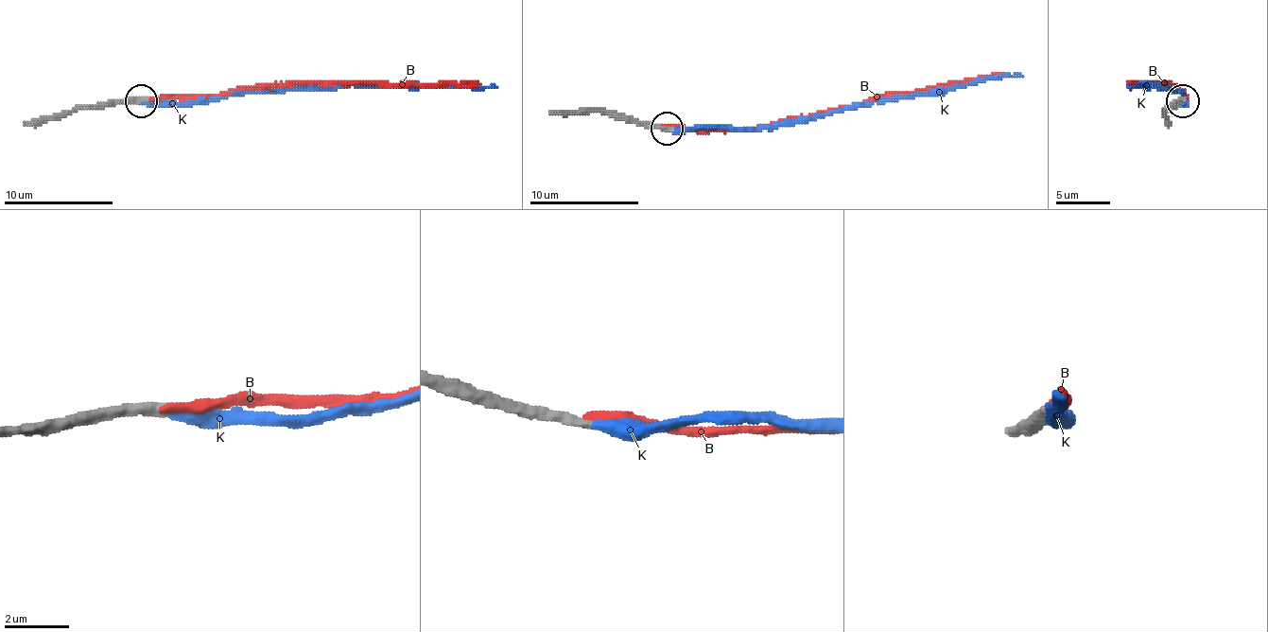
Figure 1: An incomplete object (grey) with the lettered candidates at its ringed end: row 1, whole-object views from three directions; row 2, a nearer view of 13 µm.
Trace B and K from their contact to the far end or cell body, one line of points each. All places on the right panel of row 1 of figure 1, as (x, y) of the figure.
B: (1182, 100), (1185, 97), (1179, 89), (1152, 84), (1130, 84)
K: (1182, 100), (1179, 92), (1155, 84), (1130, 86)

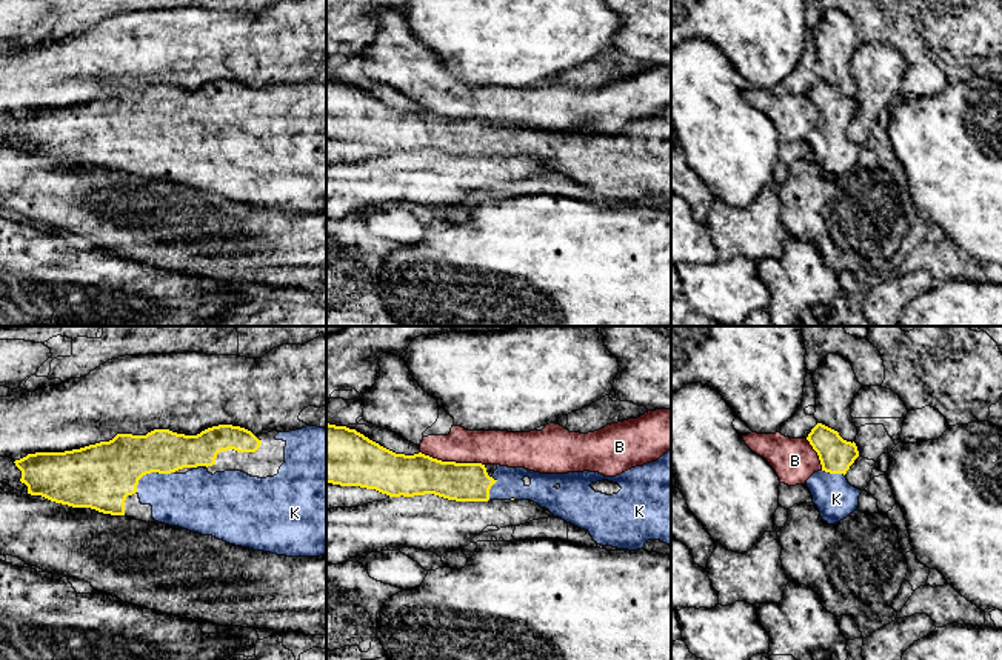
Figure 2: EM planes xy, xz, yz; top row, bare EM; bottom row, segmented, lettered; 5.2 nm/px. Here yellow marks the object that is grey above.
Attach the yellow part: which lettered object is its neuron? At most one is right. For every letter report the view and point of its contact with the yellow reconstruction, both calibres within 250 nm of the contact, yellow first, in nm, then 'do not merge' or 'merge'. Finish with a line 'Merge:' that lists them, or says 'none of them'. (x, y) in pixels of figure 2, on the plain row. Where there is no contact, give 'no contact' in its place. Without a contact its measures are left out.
B: xz (453, 117) | 220/180 nm | do not merge
K: xy (151, 126) | 340/280 nm | merge
Merge: K

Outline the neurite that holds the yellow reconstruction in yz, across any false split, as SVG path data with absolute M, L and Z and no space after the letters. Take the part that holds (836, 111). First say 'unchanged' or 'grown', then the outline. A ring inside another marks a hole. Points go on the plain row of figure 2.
grown | M817 78L807 95L817 108L822 125L807 135L820 172L828 180L836 180L857 166L860 145L851 142L845 132L859 112L856 98L843 95L837 86Z

